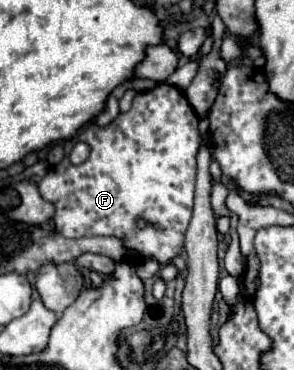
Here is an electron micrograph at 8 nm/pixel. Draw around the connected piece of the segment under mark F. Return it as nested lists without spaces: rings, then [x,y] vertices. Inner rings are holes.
[[[160,83],[148,91],[140,91],[136,97],[134,97],[134,103],[132,103],[132,109],[126,111],[126,113],[120,113],[112,123],[108,123],[106,127],[98,127],[98,125],[86,125],[76,137],[72,137],[70,141],[66,141],[66,155],[64,159],[50,167],[48,173],[42,177],[40,181],[40,195],[46,199],[46,201],[52,201],[54,207],[56,207],[56,213],[54,213],[54,227],[58,233],[62,233],[64,237],[84,237],[84,235],[110,235],[110,237],[118,237],[124,247],[128,251],[136,251],[136,255],[144,257],[144,259],[154,259],[158,261],[160,265],[168,265],[176,255],[182,255],[184,253],[184,233],[186,233],[186,227],[190,223],[190,217],[192,217],[192,203],[194,203],[194,177],[196,177],[196,153],[198,153],[198,147],[200,147],[200,133],[198,133],[198,115],[196,111],[190,107],[188,99],[184,97],[184,93],[172,85],[166,85],[166,83]],[[76,141],[84,141],[90,145],[90,157],[88,161],[84,161],[82,165],[72,165],[68,159],[70,159],[70,149]],[[138,217],[144,217],[144,221],[148,223],[146,227],[138,227],[136,225],[136,219]]]

